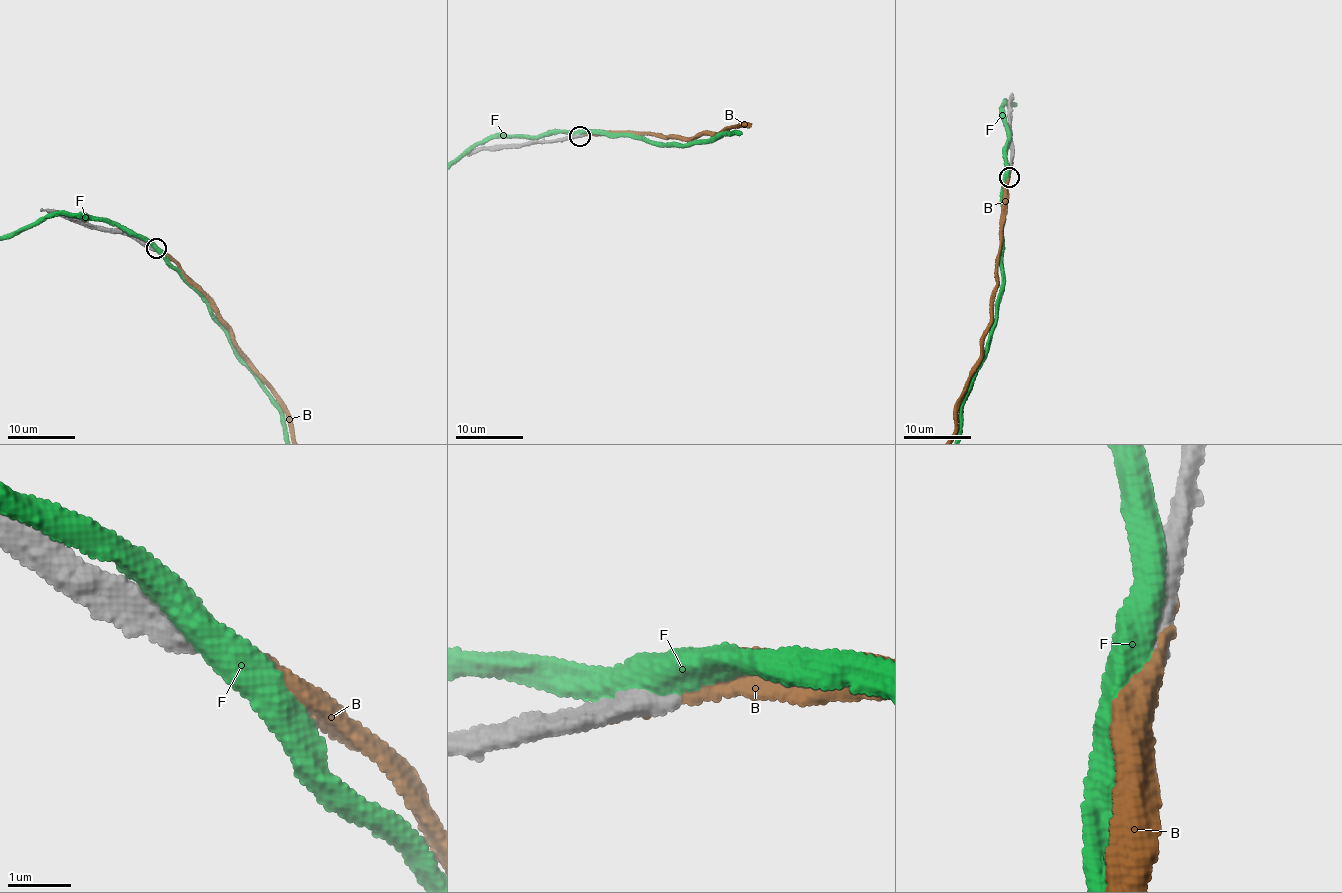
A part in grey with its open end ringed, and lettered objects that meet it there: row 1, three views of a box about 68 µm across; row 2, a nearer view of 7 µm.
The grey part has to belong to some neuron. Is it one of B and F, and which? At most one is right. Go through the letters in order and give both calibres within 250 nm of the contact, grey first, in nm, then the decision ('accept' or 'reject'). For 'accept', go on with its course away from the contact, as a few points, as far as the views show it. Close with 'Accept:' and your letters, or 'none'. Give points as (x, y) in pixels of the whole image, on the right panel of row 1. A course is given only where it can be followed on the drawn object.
B: 500/190 nm | accept
F: 500/460 nm | reject
Accept: B

